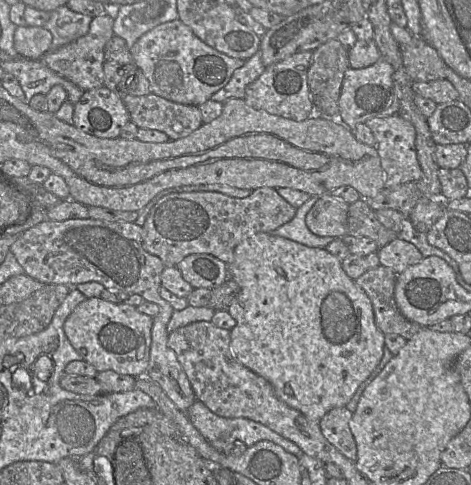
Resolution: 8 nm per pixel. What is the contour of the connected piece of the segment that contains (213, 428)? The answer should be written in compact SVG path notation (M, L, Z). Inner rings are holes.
M195 401L193 405L188 408L186 411L186 416L188 417L191 424L195 427L195 429L205 438L205 440L222 453L224 448L234 441L241 441L247 447L250 447L259 441L267 440L281 446L283 449L293 454L297 458L300 458L304 454L295 443L282 437L265 425L246 418L220 417L211 412L200 401Z

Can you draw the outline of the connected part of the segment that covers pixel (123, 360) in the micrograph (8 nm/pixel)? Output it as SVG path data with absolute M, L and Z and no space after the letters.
M101 297L86 298L78 304L64 322L64 333L73 348L81 355L82 360L91 364L97 372L112 370L118 374L135 378L146 377L151 348L153 320L141 313L136 307L128 304L108 302Z

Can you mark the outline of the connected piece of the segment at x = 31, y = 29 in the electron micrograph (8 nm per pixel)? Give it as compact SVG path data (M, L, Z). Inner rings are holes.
M17 26L13 44L19 56L39 60L51 50L52 35L43 26Z

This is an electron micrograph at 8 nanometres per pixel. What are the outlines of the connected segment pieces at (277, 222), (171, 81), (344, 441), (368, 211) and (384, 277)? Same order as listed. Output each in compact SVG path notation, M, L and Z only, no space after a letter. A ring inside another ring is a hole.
M257 188L245 198L219 192L182 192L162 197L150 211L142 226L143 248L161 259L165 267L177 266L186 256L211 254L226 264L234 259L236 246L246 236L271 233L293 219L297 208L274 188Z
M179 19L161 23L145 32L130 48L130 53L132 63L147 78L150 92L170 101L196 106L211 99L246 60L228 56L210 47Z
M346 407L333 408L318 422L324 437L347 459L357 460L357 446L349 422L353 413Z
M362 198L349 204L347 235L368 237L376 242L379 249L398 238L396 232L379 222L375 211Z
M379 265L354 282L370 298L374 311L374 321L378 329L386 334L397 334L410 340L422 328L407 319L399 311L395 301L397 274L388 267Z

